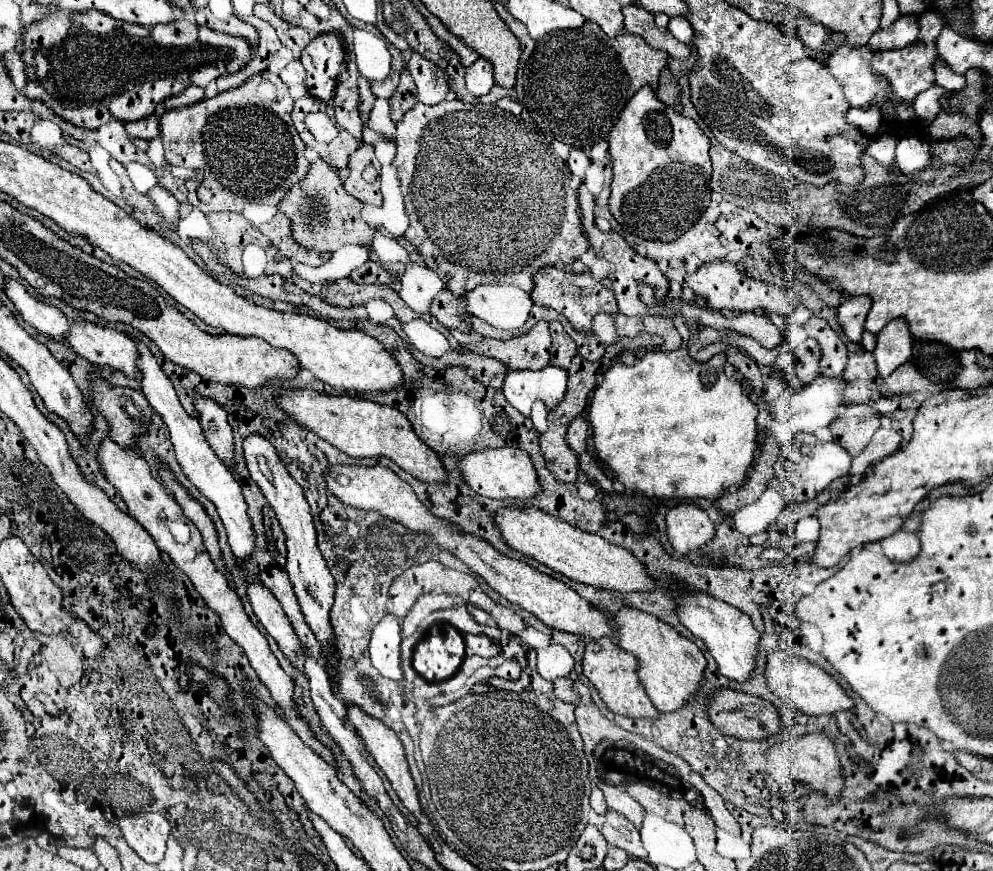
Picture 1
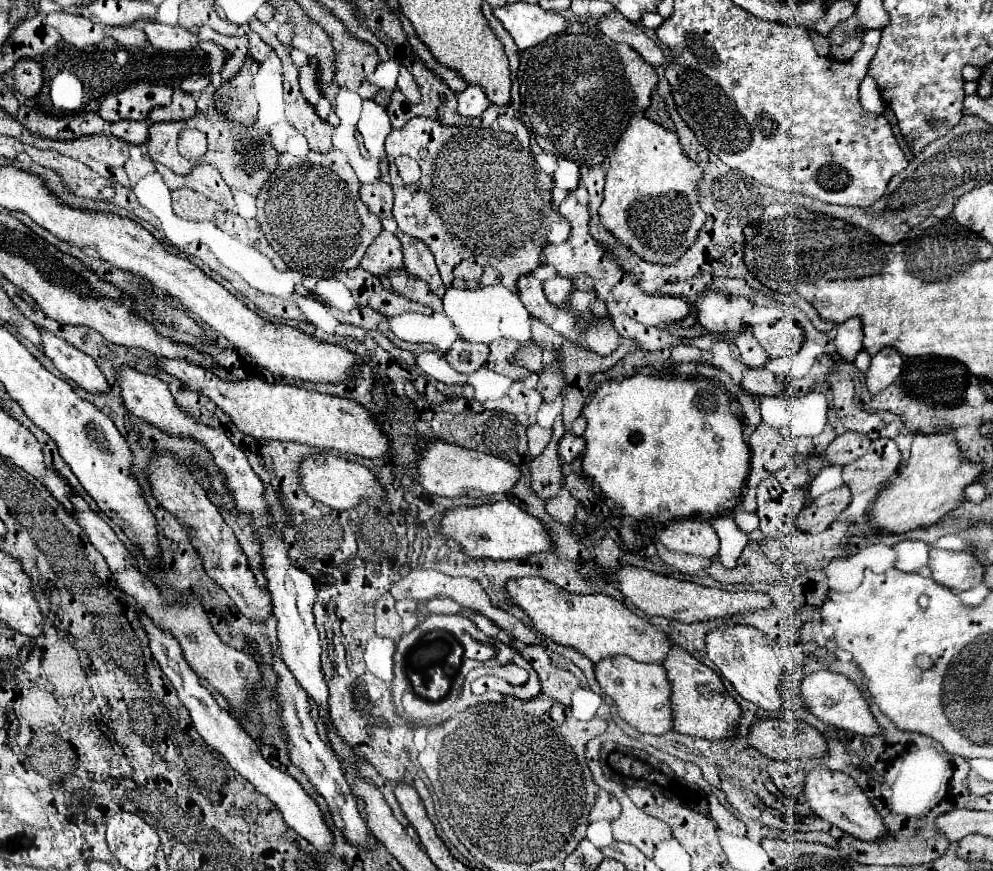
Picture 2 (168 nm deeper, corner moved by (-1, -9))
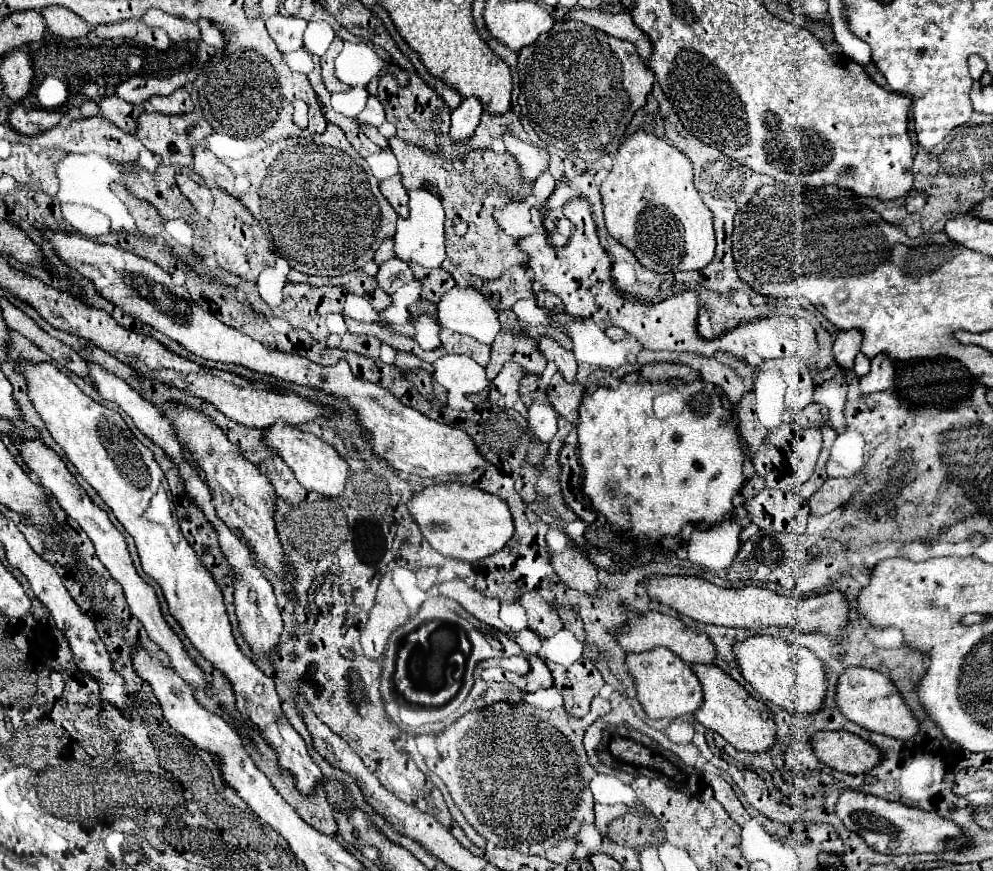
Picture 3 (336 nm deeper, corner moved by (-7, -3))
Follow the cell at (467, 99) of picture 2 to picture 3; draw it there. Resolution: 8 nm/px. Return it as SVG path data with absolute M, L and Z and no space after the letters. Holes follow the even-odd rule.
M463 98L461 104L459 104L459 108L453 110L453 114L451 114L451 130L449 130L449 136L455 142L467 140L475 132L481 114L483 114L481 102L477 102L475 98Z

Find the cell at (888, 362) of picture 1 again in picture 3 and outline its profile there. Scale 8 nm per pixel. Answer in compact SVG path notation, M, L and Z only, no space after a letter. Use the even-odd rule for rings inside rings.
M877 354L877 358L871 360L871 370L865 374L859 382L863 394L881 392L893 386L895 380L895 364L891 358L885 358L885 354Z

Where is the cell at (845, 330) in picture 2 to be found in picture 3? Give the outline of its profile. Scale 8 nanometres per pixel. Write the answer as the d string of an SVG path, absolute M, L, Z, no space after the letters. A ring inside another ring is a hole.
M841 330L837 334L833 344L833 356L841 368L851 370L859 350L861 350L861 330Z

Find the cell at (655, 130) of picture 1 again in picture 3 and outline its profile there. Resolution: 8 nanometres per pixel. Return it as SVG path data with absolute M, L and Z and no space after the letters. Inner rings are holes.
M637 130L635 134L631 134L613 158L613 170L601 184L601 196L605 206L607 232L625 248L629 248L645 268L655 272L701 270L713 260L713 214L703 204L699 192L693 186L691 162L685 158L685 154L669 146L663 138L647 134L645 130Z

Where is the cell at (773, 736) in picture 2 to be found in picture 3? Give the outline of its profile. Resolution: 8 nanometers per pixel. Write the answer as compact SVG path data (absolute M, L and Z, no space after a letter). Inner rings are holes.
M843 730L815 732L811 738L811 748L813 754L825 762L825 766L851 774L871 770L881 758L873 744Z

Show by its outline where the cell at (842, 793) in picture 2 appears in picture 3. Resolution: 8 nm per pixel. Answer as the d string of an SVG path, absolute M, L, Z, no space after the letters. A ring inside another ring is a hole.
M841 790L835 814L847 830L859 834L873 850L881 854L939 854L945 848L945 840L961 838L961 830L953 822L937 816L935 812L909 808L897 802L889 802L885 798L877 798L873 794L861 794L859 790Z

